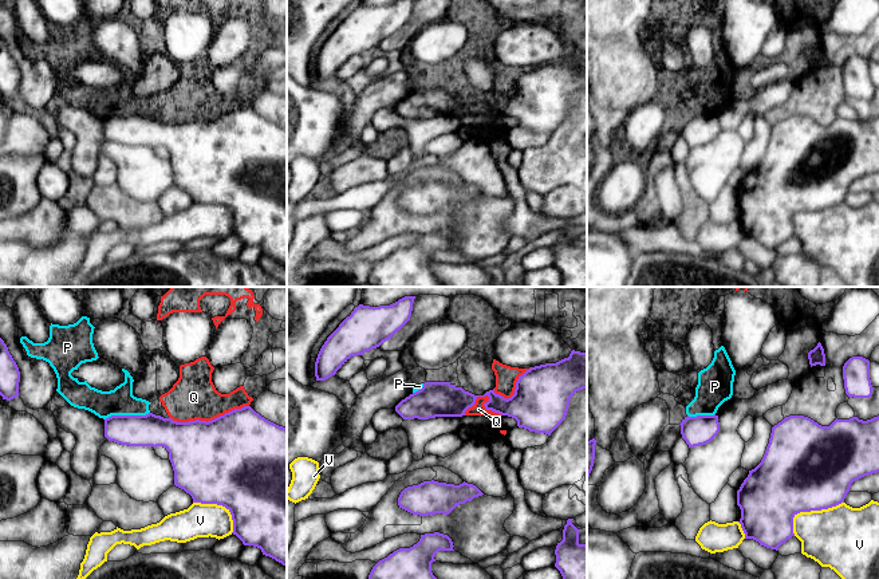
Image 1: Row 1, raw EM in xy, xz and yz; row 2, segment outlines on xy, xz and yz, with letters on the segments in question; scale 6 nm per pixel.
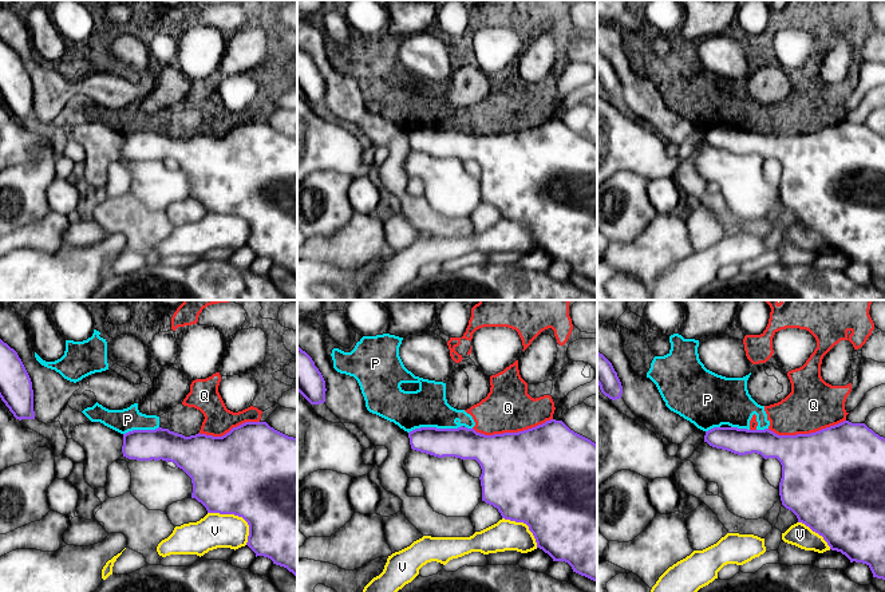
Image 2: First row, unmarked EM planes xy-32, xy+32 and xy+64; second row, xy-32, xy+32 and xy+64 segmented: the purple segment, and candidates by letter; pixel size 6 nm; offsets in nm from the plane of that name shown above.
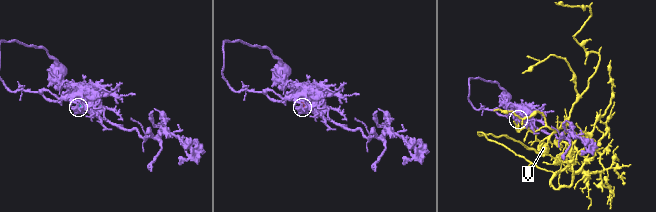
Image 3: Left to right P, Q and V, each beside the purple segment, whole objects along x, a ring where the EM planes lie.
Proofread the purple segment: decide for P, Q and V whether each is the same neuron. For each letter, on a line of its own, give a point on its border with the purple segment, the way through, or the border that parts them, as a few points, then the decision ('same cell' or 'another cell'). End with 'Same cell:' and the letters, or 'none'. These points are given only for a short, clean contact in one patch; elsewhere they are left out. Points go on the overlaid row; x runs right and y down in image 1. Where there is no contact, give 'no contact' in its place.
P: contact xy (126, 416); border xy (149, 412), (145, 414), (109, 416), (105, 420); another cell
Q: contact xy (208, 421); another cell
V: contact yz (809, 511); another cell
Same cell: none

